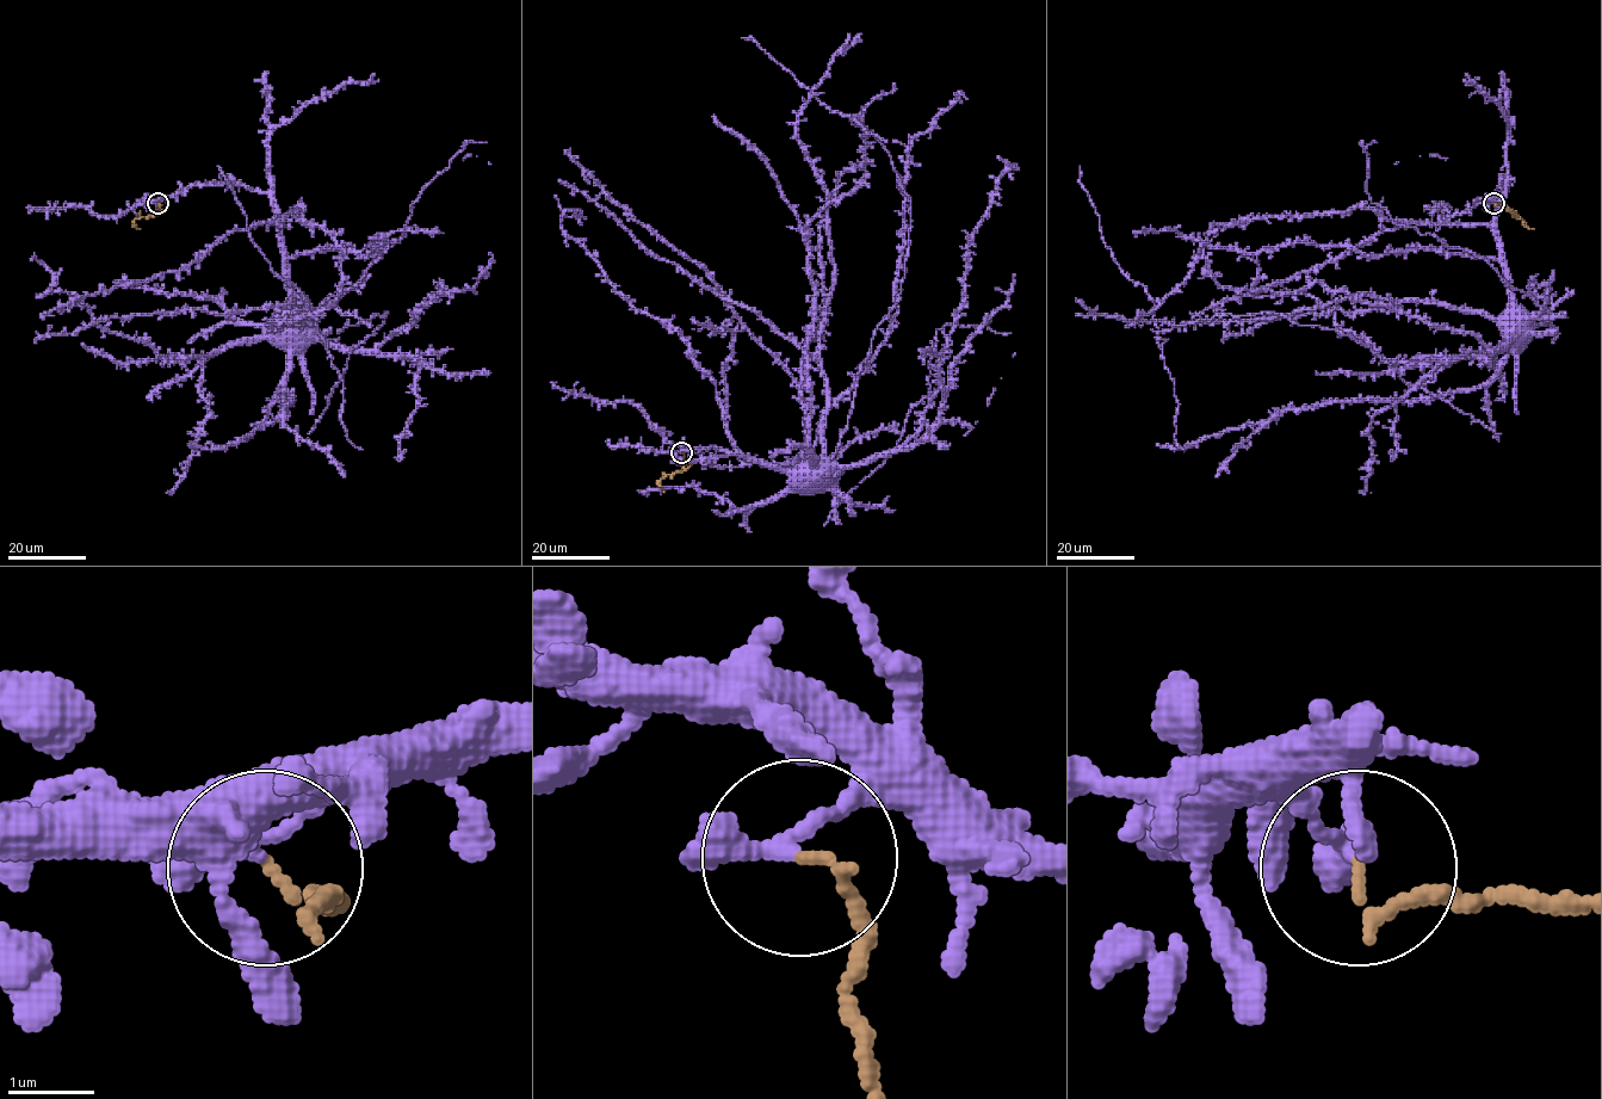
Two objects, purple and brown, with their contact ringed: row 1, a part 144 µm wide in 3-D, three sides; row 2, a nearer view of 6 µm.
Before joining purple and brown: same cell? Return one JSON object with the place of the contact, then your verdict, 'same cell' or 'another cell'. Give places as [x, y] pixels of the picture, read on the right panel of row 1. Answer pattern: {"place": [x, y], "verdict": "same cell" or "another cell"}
{"place": [1494, 203], "verdict": "another cell"}

